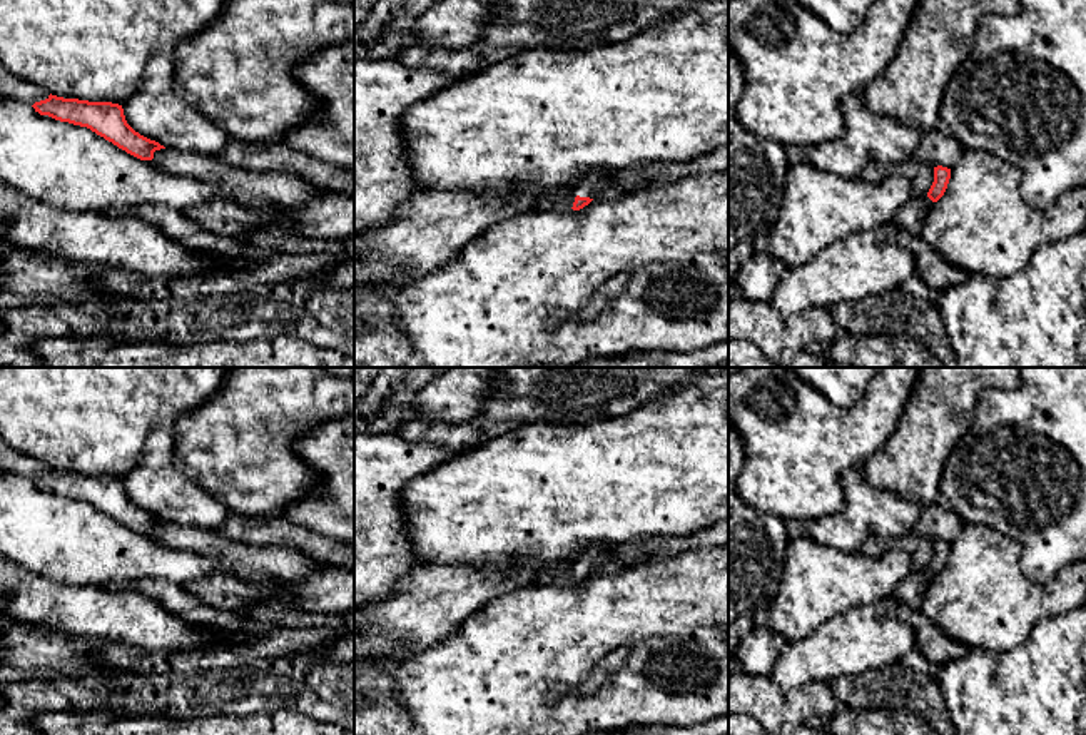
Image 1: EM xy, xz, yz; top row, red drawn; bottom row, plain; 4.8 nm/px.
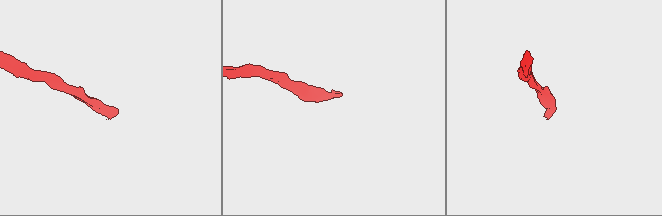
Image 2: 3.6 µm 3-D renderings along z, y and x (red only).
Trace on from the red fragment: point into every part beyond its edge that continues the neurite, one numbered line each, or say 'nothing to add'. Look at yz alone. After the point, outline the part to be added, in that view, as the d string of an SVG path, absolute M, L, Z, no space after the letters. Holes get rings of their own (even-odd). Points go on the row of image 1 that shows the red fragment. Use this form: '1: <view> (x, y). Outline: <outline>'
1: yz (911, 216). Outline: M912 195L894 215L892 224L899 231L919 236L931 205L932 200L927 195Z

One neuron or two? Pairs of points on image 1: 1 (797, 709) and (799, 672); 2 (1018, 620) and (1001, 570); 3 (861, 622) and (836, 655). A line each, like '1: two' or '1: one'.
1: two
2: one
3: one

